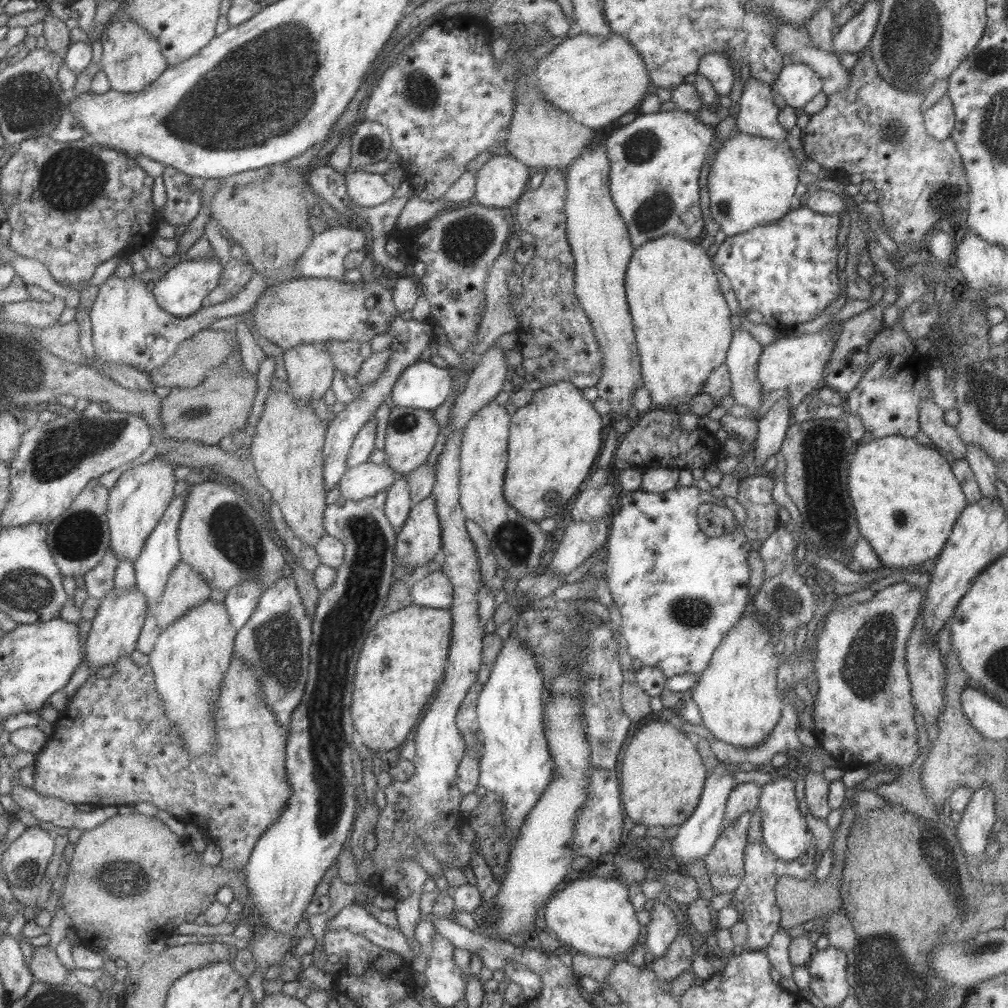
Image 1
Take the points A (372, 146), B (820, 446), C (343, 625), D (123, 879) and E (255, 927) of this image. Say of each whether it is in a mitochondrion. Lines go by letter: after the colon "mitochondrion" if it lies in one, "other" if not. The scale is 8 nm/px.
A: mitochondrion
B: mitochondrion
C: mitochondrion
D: mitochondrion
E: other

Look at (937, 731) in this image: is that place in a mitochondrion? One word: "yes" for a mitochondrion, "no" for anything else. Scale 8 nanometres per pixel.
no

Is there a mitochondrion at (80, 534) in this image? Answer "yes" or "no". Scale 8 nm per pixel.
yes

